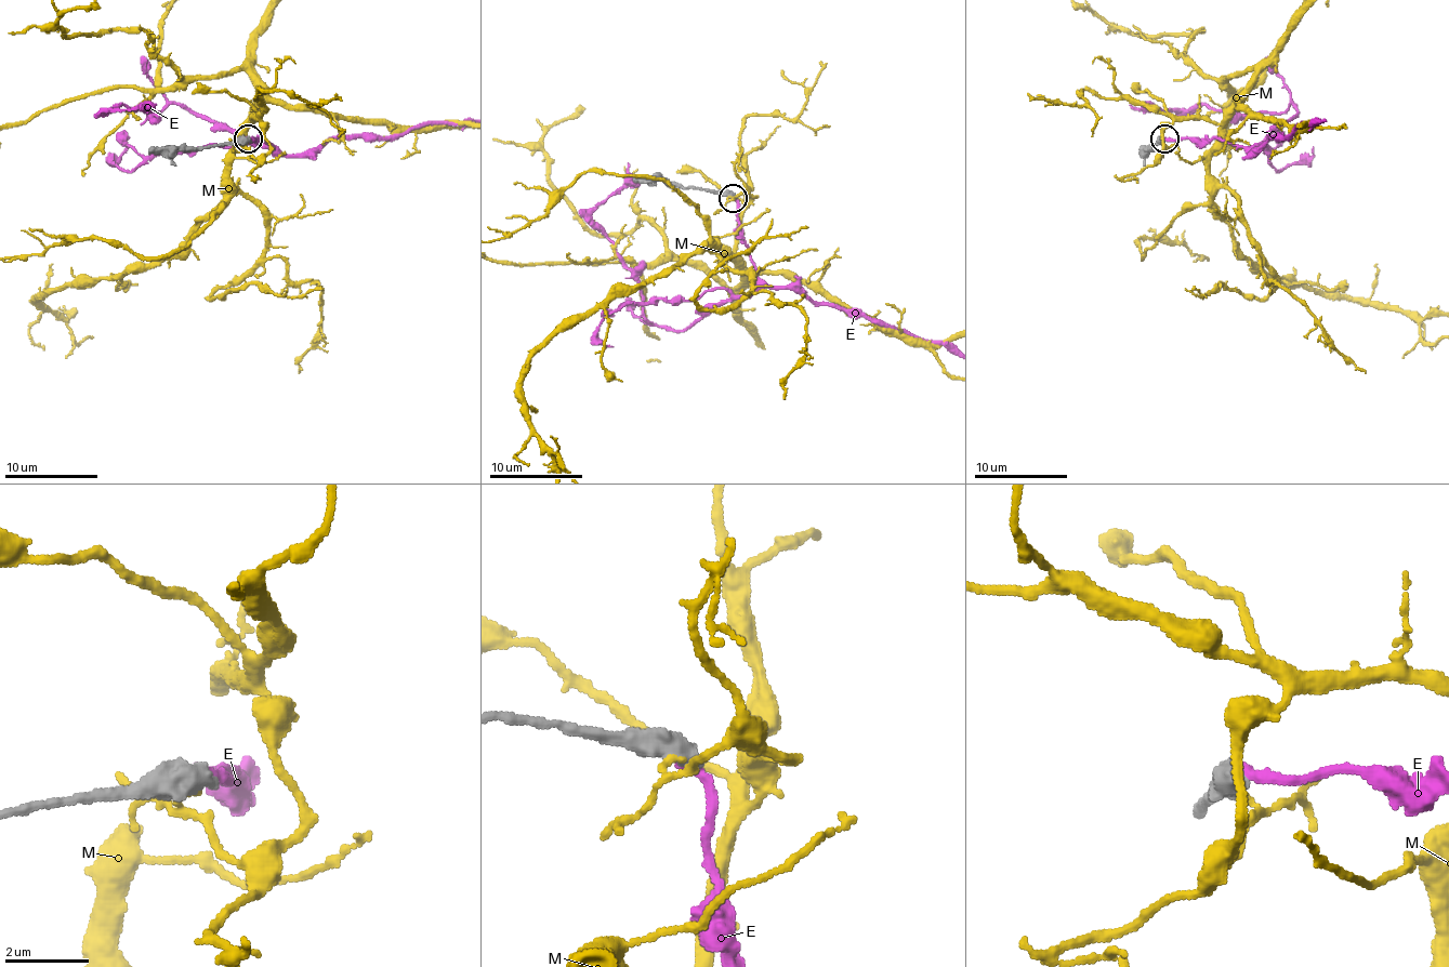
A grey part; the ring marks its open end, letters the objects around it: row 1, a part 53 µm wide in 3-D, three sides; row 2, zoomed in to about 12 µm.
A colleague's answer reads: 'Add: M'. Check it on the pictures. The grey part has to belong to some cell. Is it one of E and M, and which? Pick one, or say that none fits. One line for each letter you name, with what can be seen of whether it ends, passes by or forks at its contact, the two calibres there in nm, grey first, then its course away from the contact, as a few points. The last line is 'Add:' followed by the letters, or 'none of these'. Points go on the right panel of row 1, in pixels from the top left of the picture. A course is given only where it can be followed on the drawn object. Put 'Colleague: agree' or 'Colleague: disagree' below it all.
E: it ends there; 650 nm thick on the grey side, 280 nm on the other
Add: E
Colleague: disagree

